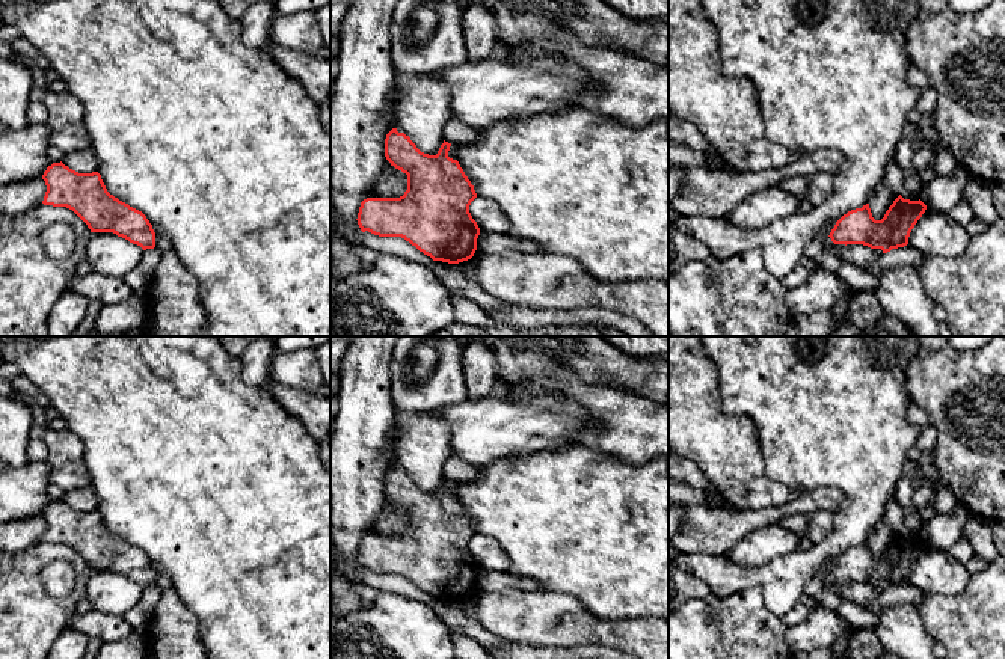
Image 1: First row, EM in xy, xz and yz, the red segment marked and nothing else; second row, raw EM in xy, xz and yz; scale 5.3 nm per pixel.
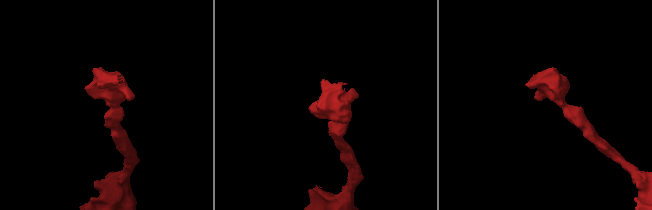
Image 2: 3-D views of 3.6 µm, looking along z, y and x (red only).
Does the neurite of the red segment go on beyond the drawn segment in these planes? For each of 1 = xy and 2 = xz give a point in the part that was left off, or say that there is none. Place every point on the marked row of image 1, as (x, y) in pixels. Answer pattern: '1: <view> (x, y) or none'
1: none
2: none

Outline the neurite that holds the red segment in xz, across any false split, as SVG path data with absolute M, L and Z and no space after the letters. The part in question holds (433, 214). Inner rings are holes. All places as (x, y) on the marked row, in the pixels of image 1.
M392 128L385 139L385 157L407 175L407 190L400 198L367 198L361 202L358 225L379 237L401 237L433 261L459 264L474 256L480 228L469 213L477 198L474 185L457 160L448 157L451 143L441 145L436 155L421 152L404 133Z

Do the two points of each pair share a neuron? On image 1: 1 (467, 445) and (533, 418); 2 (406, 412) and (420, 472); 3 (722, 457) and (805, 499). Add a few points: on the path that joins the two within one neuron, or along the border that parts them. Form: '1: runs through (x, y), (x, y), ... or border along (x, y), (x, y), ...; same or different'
1: runs through (483, 430), (495, 426), (516, 426); same
2: runs through (415, 427), (420, 439), (420, 457); same
3: border along (800, 493), (786, 502), (764, 508); different

